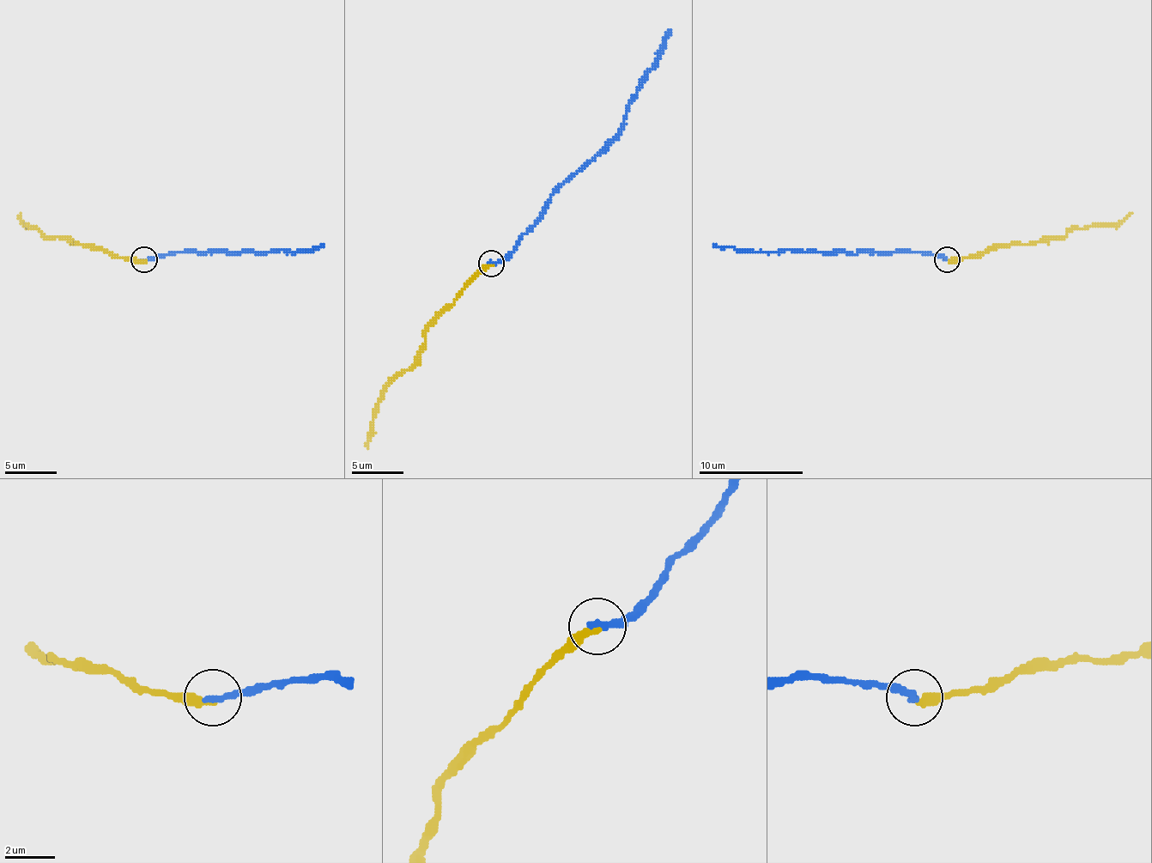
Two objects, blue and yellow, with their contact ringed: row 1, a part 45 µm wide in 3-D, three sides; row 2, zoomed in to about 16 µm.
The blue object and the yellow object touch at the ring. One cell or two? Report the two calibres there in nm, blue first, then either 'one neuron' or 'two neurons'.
380/320 nm | one neuron

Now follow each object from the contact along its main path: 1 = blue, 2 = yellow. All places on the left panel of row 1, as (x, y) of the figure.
1: (143, 260), (193, 252), (292, 252), (324, 244)
2: (143, 260), (112, 258), (73, 241), (46, 236), (39, 228), (26, 223), (21, 213)

